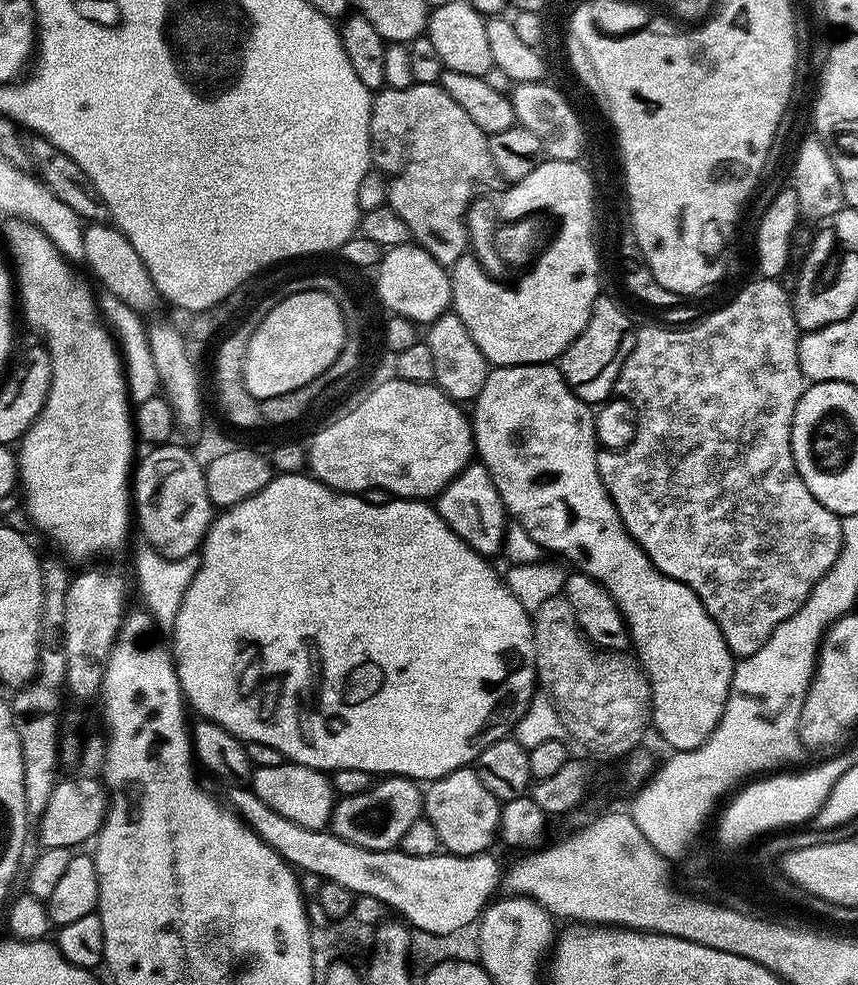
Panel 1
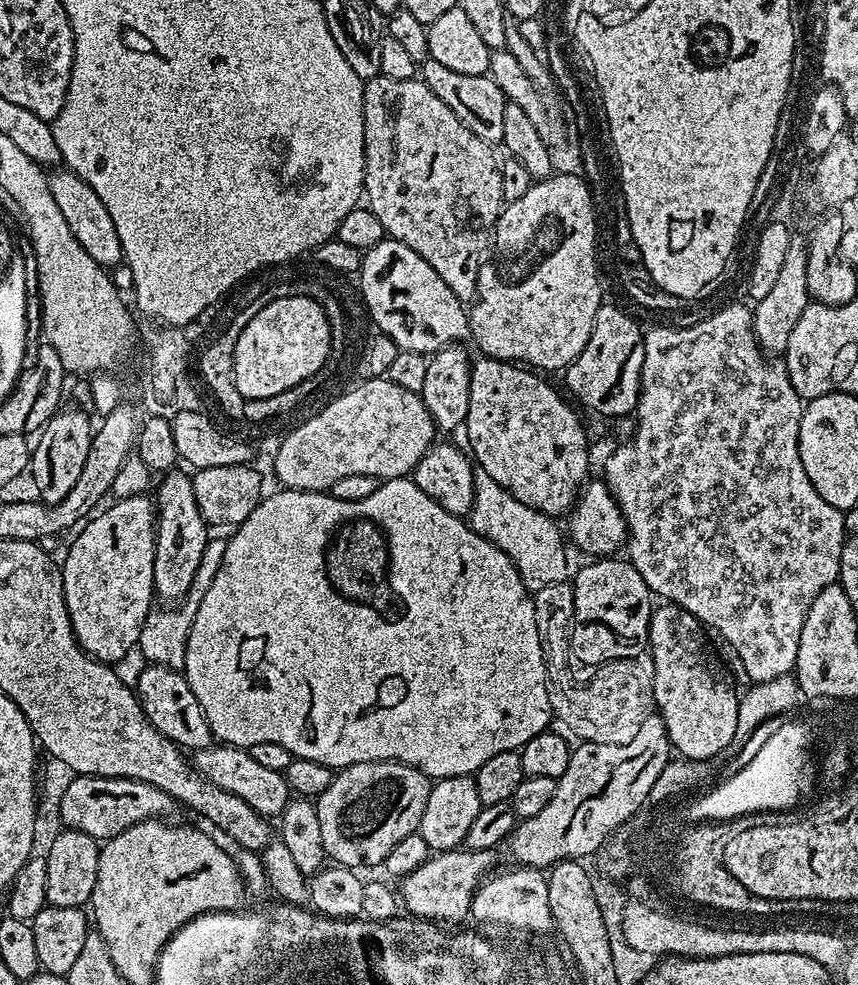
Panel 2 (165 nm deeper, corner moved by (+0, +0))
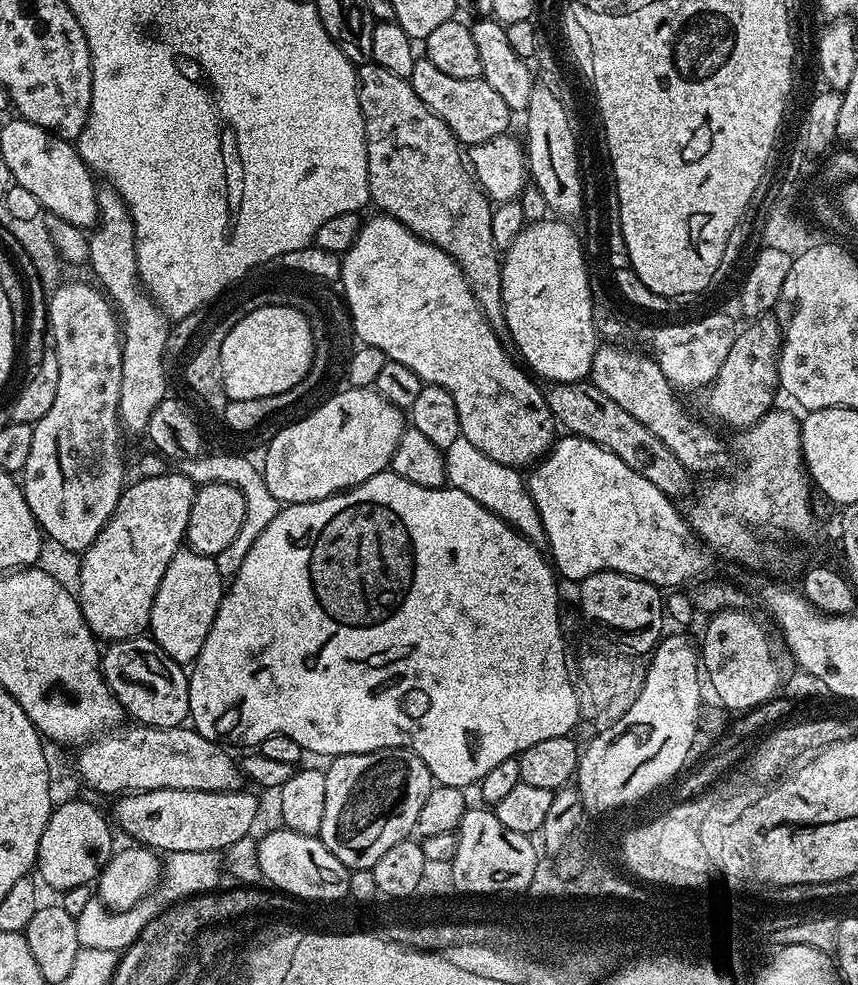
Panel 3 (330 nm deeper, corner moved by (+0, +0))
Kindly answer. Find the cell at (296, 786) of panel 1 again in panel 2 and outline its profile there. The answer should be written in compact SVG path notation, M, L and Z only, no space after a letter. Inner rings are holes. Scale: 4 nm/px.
M223 742L203 748L195 753L194 767L209 784L230 790L230 794L238 794L238 798L242 798L242 802L246 802L246 806L250 806L259 816L279 817L288 805L290 789L284 773L261 766L255 758L250 758L247 748L233 748Z

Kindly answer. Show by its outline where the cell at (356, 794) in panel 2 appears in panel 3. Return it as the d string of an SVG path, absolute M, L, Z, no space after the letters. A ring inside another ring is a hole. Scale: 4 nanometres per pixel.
M383 748L366 754L346 754L334 756L327 761L328 768L323 769L326 778L326 811L322 814L322 826L318 833L320 840L349 870L357 868L371 869L394 842L409 839L416 832L418 813L430 798L434 781L426 762L418 758L408 748Z

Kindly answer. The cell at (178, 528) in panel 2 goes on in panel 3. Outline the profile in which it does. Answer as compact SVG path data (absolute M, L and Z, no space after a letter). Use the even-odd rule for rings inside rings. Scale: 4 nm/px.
M182 546L174 558L170 558L170 566L166 566L166 574L162 574L158 594L154 594L148 627L156 645L173 662L188 666L196 661L206 642L206 634L210 634L210 626L214 626L225 591L226 579L219 573L213 557Z

